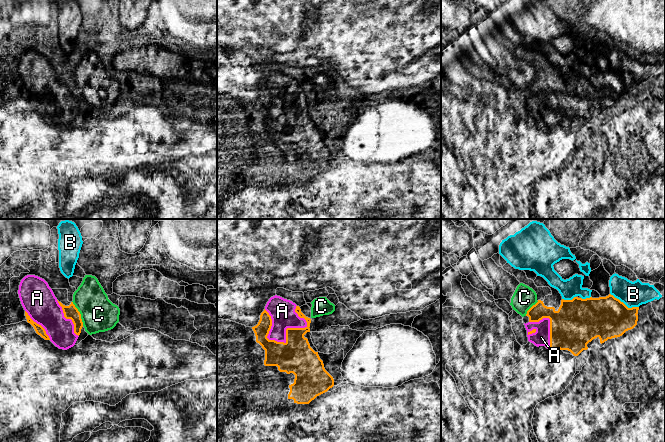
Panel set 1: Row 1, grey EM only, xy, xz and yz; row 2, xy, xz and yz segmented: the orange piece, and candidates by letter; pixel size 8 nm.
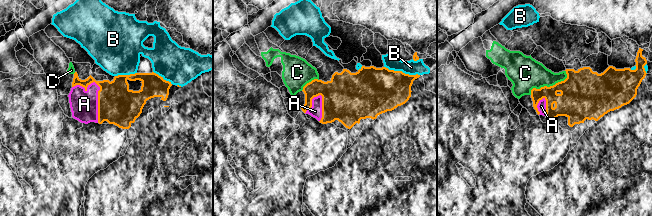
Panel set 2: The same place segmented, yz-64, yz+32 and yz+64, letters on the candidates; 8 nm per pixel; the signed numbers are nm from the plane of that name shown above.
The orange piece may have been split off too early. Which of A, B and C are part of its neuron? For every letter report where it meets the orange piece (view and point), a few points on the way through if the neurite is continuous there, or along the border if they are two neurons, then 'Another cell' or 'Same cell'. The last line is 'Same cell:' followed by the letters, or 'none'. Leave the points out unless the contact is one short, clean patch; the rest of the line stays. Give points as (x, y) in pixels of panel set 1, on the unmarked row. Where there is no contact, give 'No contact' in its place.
A: Touches orange at xz (279, 118). Same cell
B: Touches orange at yz (623, 79). Another cell
C: Touches orange at xy (79, 89). Boundary: xy (72, 77), (80, 90), (83, 101). Another cell
Same cell: A

